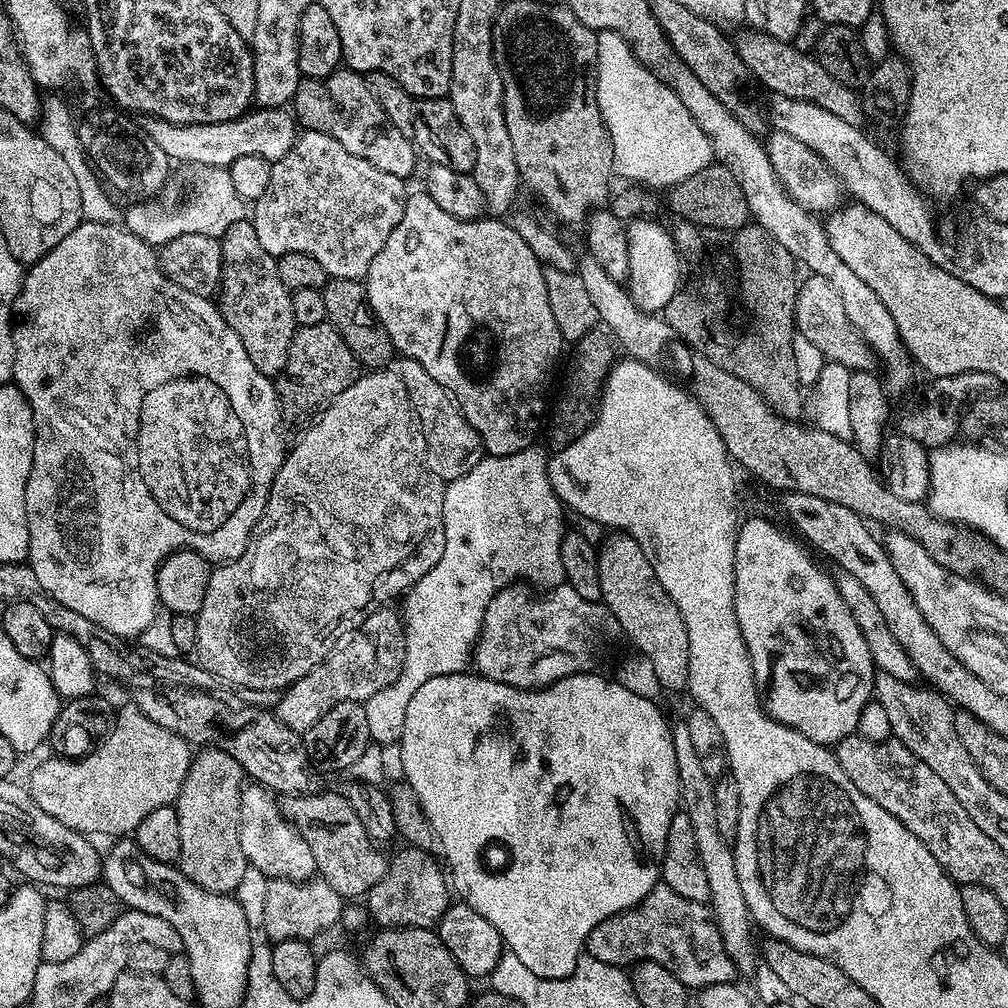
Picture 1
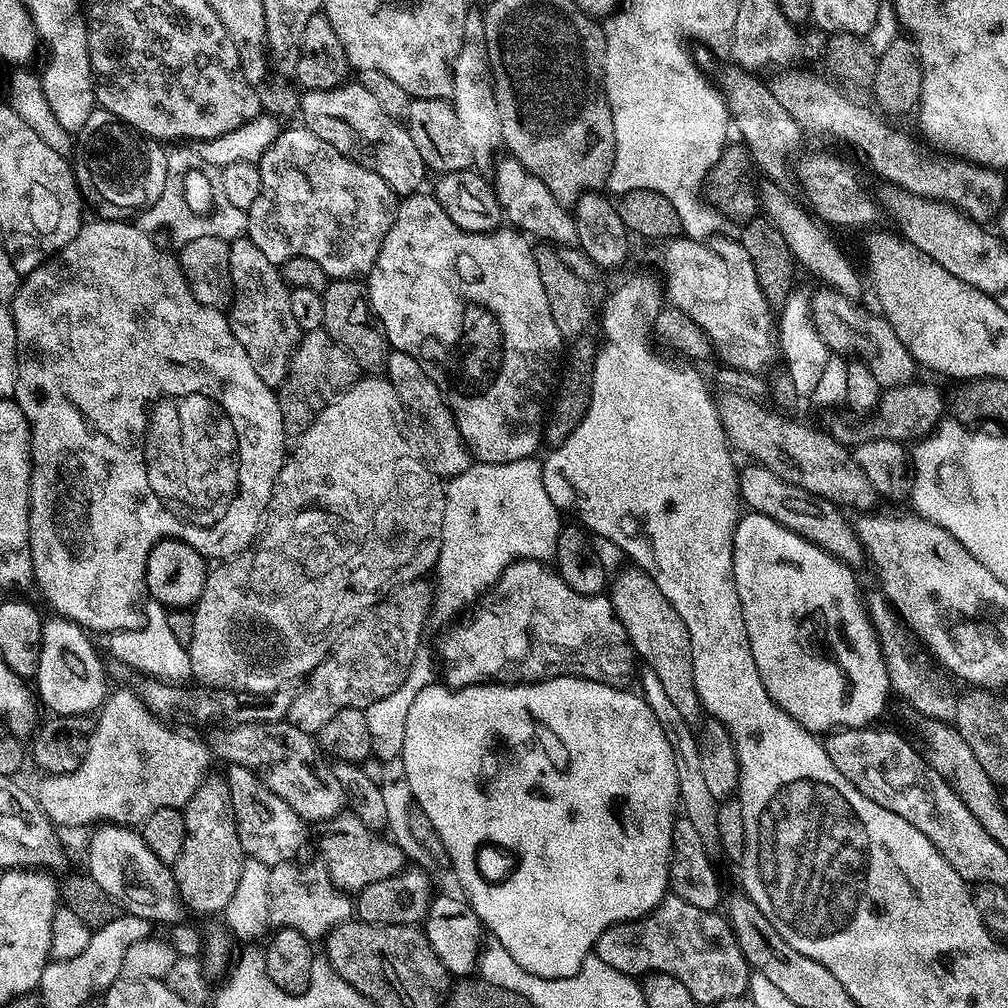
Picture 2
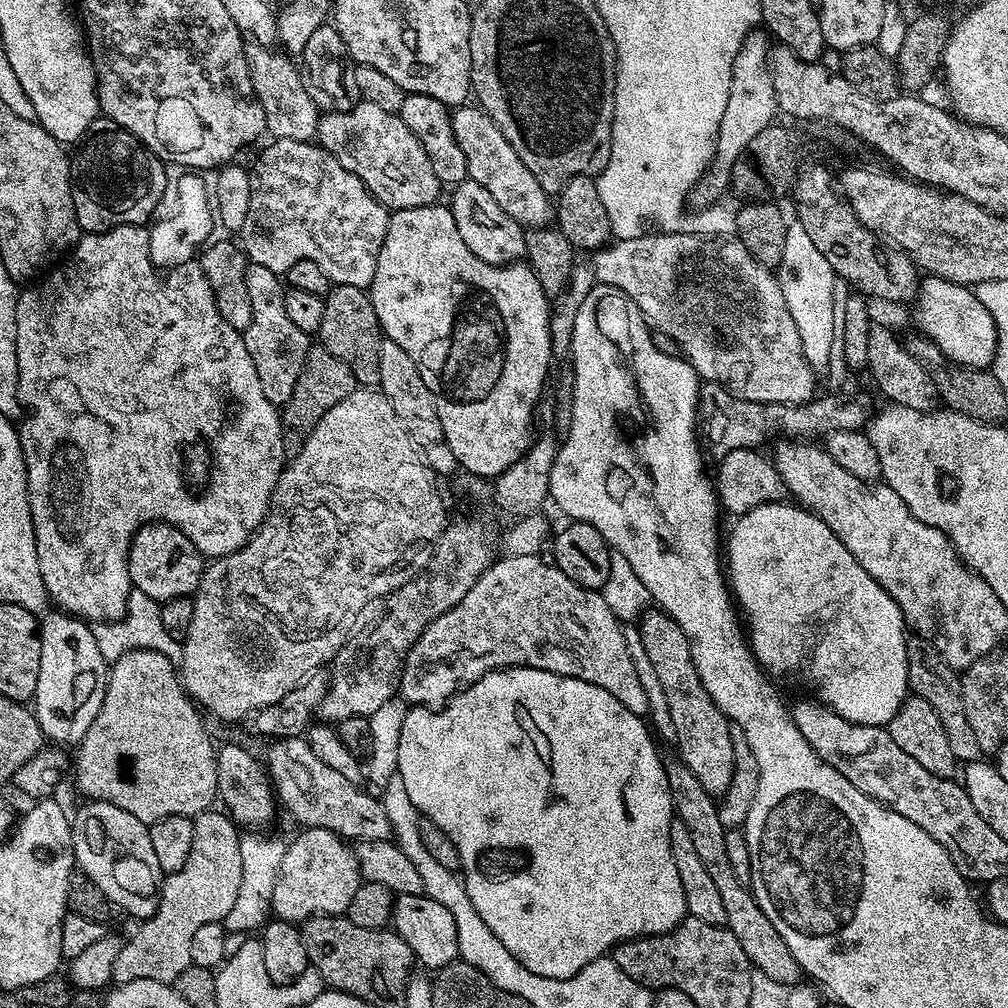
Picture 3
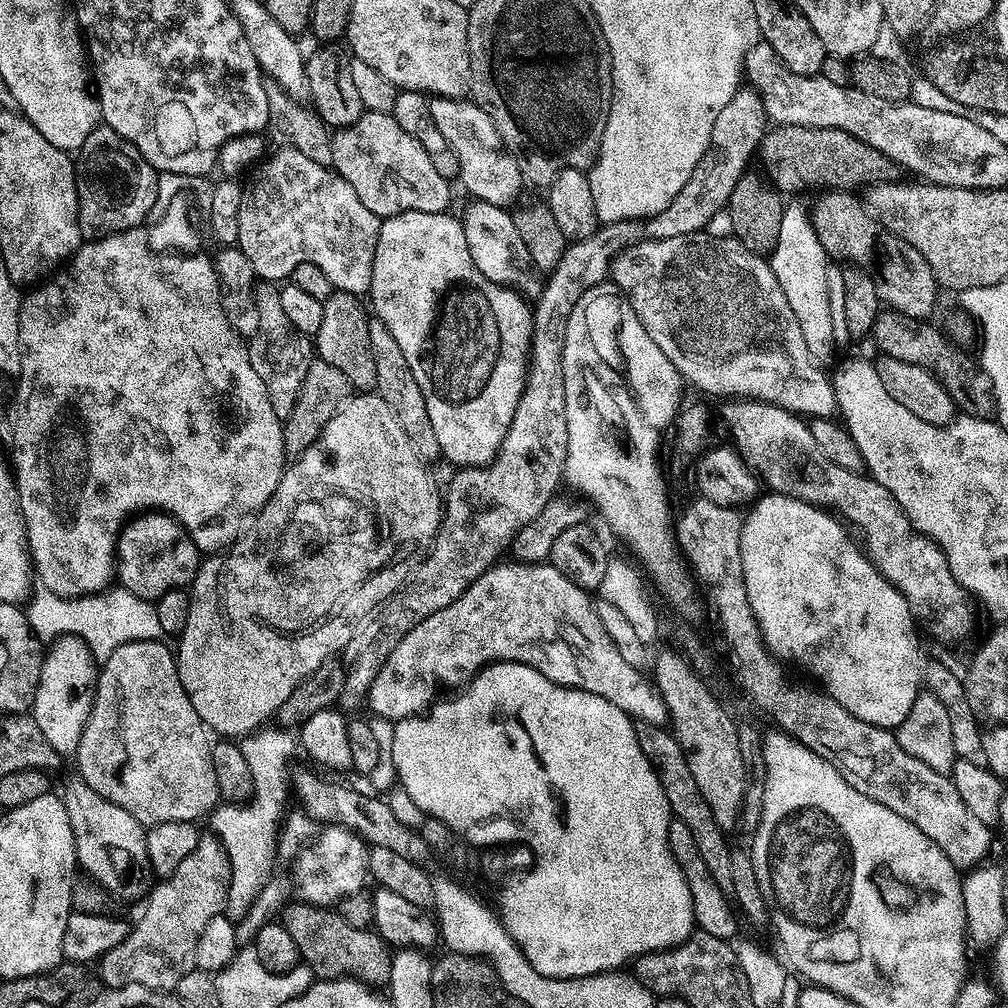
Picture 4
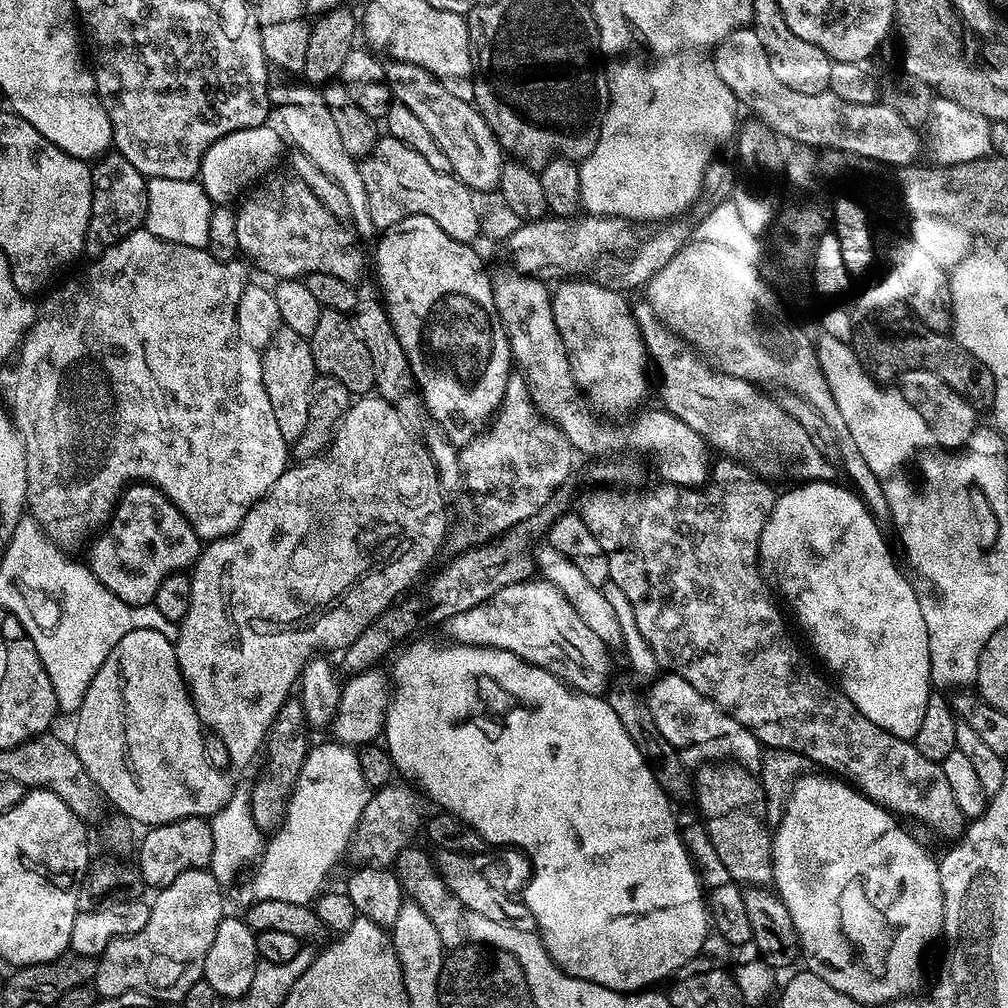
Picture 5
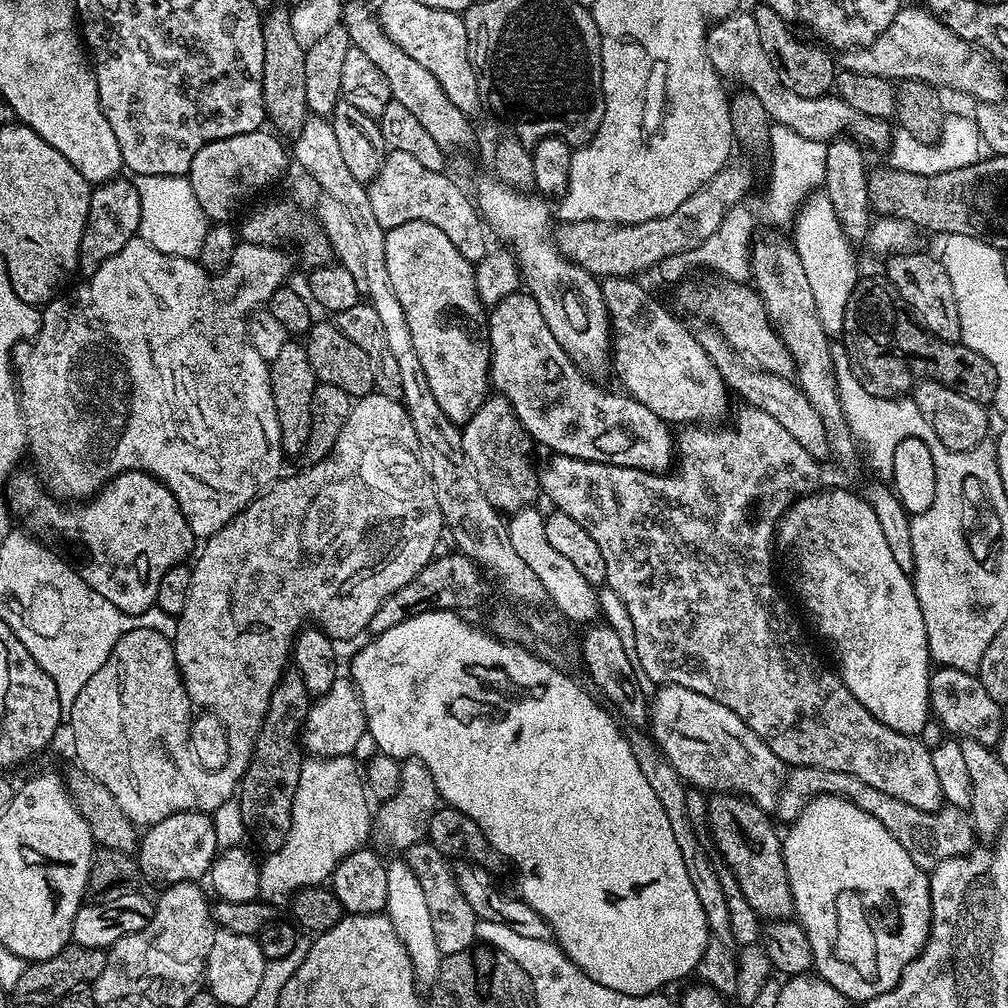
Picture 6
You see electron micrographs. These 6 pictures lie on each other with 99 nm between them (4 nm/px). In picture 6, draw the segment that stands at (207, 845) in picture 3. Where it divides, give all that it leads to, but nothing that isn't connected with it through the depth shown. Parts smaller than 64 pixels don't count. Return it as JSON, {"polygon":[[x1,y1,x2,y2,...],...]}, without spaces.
{"polygon":[[196,882,169,884,163,889,160,897,154,900,154,911,148,920,148,925,136,933,126,934,118,938,111,948,107,949,106,966,102,966,102,974,90,985,90,991,97,1005,111,1006,119,1000,138,998,138,990,150,986,162,976,170,976,170,980,180,980,180,984,188,984,188,994,198,994,202,991,202,981,205,979,204,965,208,962,210,946,214,946,214,934,218,931,212,923,212,904,204,897,201,885]]}

